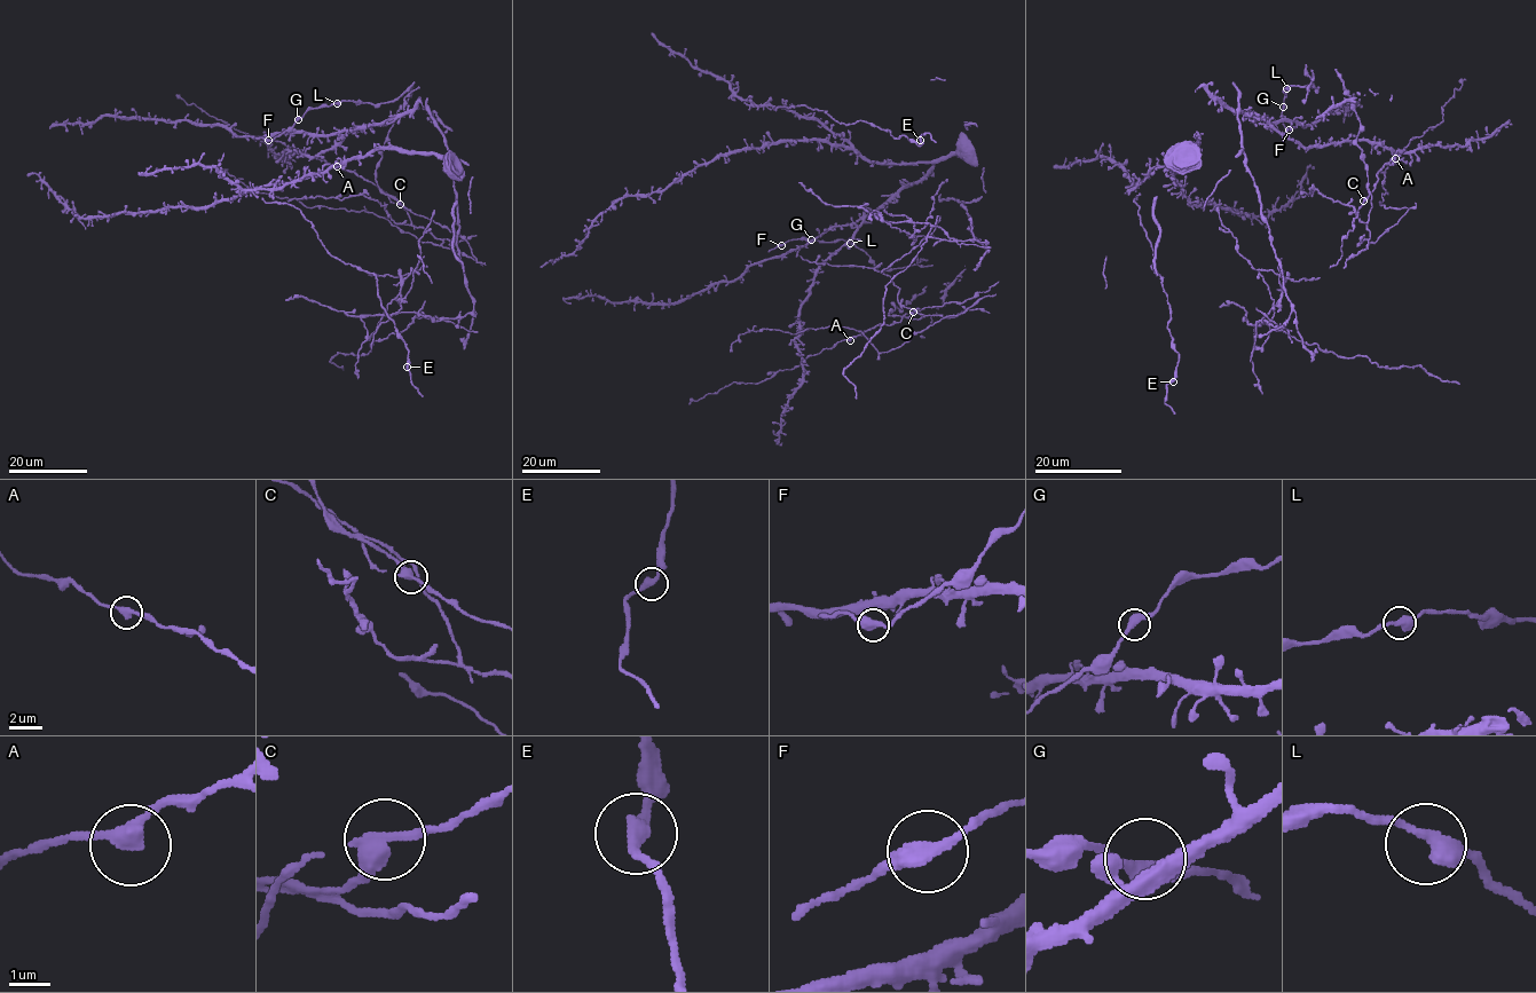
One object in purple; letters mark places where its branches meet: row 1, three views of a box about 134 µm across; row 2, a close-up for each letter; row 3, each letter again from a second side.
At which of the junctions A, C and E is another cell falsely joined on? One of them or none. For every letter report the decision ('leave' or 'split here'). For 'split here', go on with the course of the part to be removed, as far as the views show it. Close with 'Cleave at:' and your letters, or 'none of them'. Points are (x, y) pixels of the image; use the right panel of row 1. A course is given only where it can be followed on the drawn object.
A: leave
C: split here
E: leave
Cleave at: C

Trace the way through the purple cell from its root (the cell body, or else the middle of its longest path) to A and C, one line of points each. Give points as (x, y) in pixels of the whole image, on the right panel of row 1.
A: (1283, 135), (1304, 147), (1368, 140), (1400, 151), (1416, 150), (1422, 144), (1419, 138), (1410, 139), (1395, 158)
C: (1283, 135), (1304, 147), (1368, 140), (1400, 151), (1416, 150), (1419, 138), (1384, 165), (1364, 199)

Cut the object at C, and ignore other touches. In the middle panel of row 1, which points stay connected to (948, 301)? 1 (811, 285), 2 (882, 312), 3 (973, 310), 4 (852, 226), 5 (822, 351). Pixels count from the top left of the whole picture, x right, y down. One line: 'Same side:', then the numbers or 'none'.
Same side: 1, 4, 5

